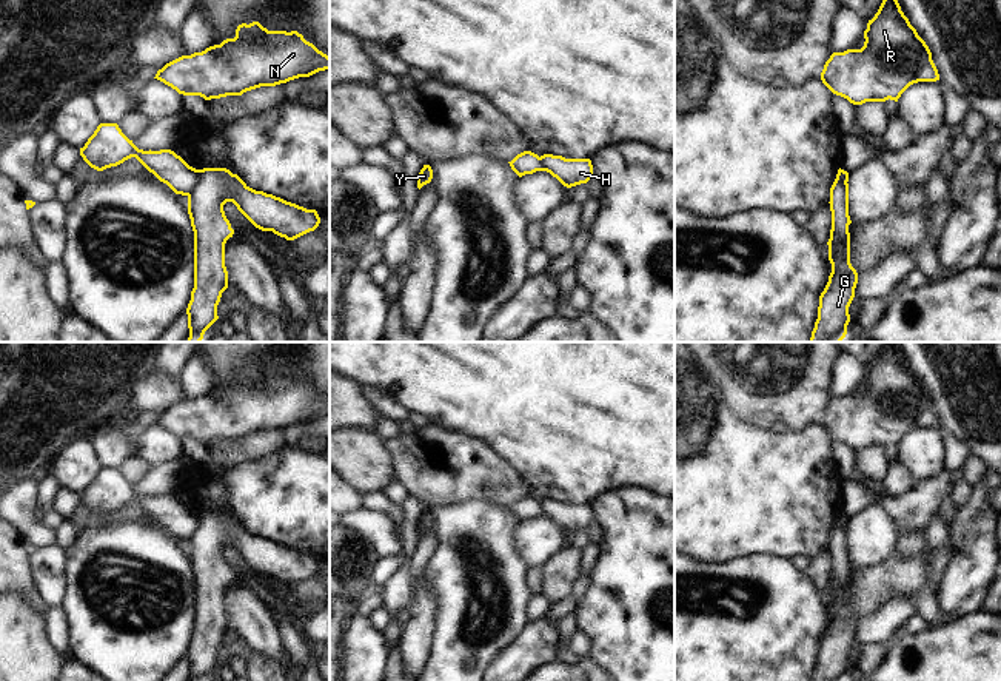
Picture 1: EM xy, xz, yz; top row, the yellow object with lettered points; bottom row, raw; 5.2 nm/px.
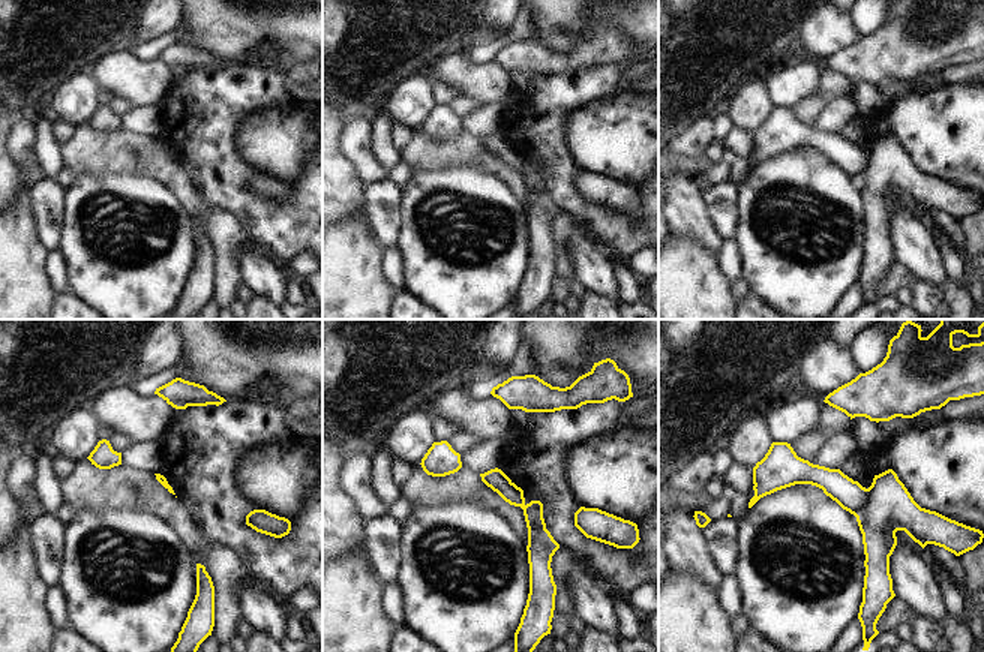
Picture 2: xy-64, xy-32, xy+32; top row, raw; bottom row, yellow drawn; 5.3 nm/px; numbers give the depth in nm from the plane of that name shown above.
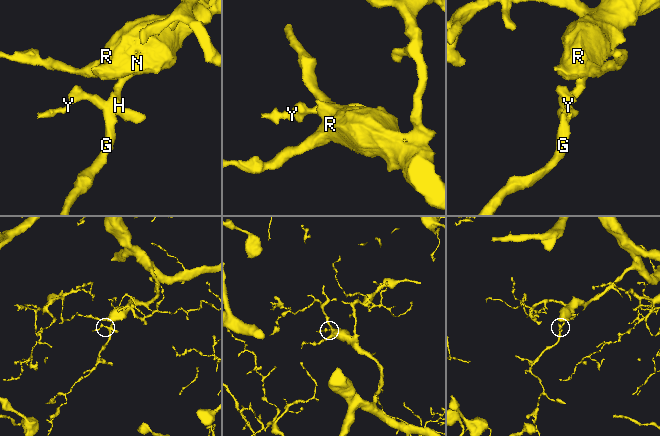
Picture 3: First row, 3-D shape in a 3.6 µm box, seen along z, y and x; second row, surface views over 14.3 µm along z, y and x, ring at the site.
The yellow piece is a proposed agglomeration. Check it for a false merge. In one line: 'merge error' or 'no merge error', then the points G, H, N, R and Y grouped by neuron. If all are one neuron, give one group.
merge error; G H N R / Y

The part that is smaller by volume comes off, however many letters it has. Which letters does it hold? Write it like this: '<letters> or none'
Y

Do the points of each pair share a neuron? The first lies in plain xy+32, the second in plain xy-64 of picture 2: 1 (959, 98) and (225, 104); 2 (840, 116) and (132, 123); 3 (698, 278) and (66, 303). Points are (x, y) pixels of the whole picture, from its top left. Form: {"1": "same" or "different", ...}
{"1": "different", "2": "same", "3": "different"}

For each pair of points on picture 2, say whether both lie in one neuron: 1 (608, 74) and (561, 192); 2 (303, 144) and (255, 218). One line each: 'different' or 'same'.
1: same
2: different

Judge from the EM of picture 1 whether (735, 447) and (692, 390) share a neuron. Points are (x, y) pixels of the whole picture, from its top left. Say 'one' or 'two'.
one

